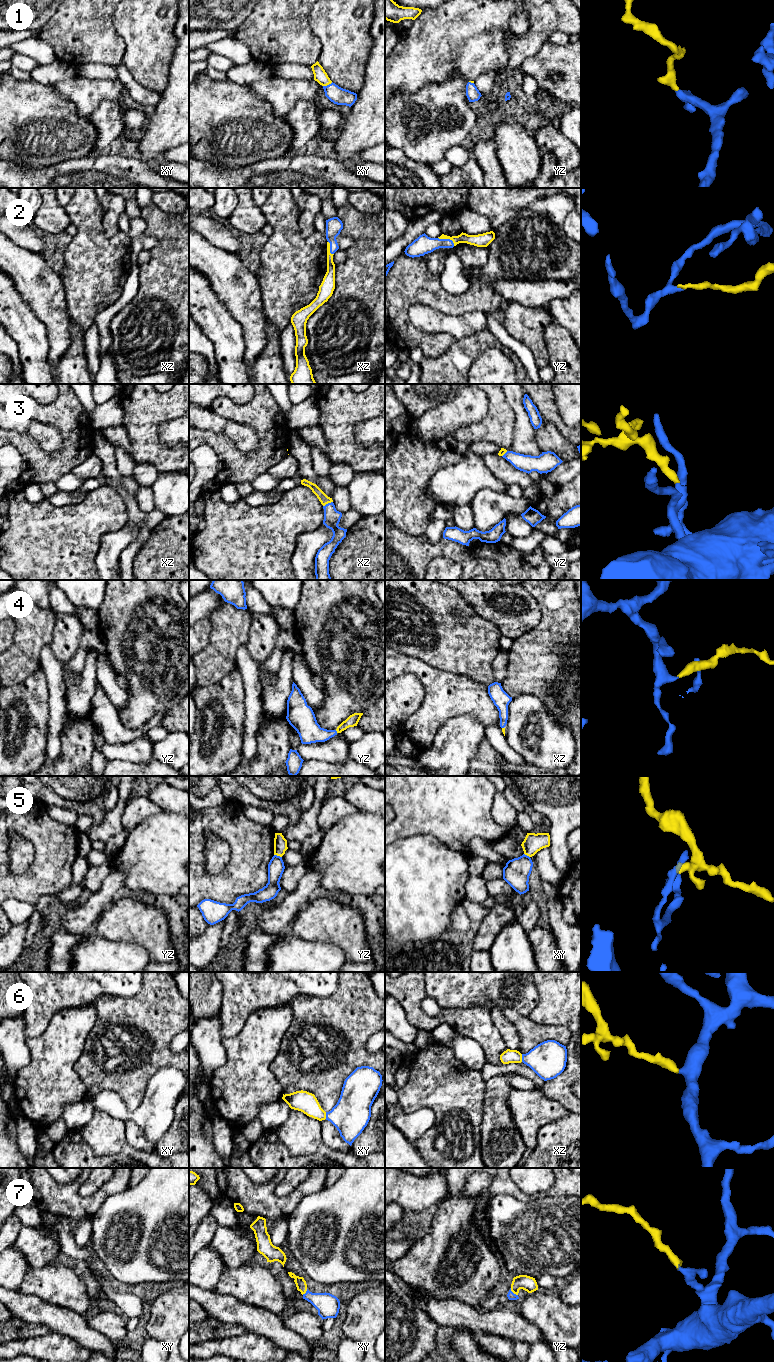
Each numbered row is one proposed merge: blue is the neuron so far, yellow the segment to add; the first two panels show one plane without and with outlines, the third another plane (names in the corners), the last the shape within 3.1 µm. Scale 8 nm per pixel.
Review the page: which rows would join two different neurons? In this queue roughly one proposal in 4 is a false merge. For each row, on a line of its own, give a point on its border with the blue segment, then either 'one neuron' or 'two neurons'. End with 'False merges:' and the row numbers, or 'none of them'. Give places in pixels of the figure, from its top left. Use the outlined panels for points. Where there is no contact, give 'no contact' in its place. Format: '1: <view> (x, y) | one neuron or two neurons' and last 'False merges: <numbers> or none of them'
1: xy (327, 85) | one neuron
2: yz (447, 239) | one neuron
3: xz (328, 503) | one neuron
4: yz (336, 731) | one neuron
5: yz (278, 856) | two neurons
6: xz (522, 1058) | one neuron
7: yz (512, 1292) | one neuron
False merges: 5

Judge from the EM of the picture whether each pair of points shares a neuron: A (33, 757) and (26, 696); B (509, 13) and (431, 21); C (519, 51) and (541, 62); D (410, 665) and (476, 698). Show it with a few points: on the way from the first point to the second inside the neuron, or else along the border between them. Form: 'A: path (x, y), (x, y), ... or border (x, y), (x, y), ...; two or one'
A: path (31, 742), (31, 717), (28, 711); one
B: path (490, 20), (450, 21); one
C: border (547, 41), (534, 55), (527, 58), (519, 68); two
D: path (426, 672), (449, 695), (460, 695); one

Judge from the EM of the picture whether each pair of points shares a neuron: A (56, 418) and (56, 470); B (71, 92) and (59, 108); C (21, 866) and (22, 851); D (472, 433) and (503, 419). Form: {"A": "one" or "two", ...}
{"A": "one", "B": "two", "C": "one", "D": "one"}

